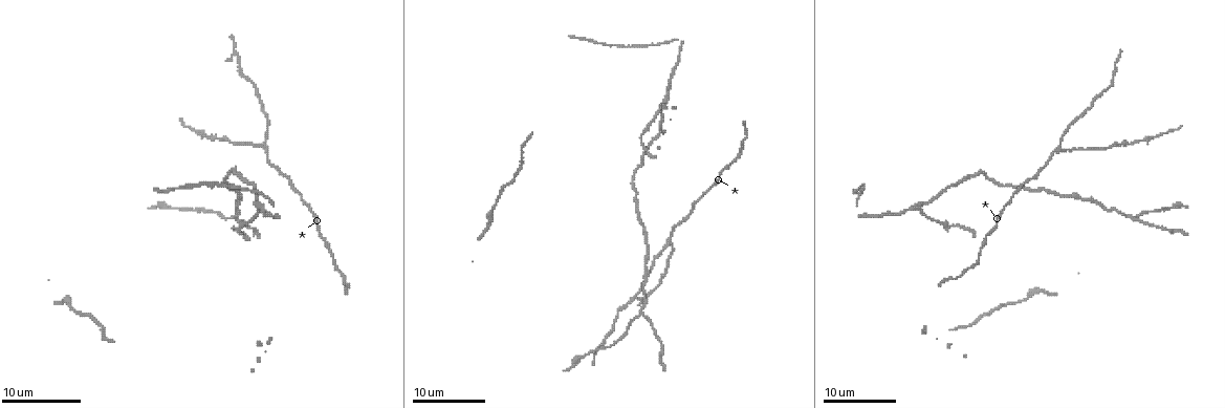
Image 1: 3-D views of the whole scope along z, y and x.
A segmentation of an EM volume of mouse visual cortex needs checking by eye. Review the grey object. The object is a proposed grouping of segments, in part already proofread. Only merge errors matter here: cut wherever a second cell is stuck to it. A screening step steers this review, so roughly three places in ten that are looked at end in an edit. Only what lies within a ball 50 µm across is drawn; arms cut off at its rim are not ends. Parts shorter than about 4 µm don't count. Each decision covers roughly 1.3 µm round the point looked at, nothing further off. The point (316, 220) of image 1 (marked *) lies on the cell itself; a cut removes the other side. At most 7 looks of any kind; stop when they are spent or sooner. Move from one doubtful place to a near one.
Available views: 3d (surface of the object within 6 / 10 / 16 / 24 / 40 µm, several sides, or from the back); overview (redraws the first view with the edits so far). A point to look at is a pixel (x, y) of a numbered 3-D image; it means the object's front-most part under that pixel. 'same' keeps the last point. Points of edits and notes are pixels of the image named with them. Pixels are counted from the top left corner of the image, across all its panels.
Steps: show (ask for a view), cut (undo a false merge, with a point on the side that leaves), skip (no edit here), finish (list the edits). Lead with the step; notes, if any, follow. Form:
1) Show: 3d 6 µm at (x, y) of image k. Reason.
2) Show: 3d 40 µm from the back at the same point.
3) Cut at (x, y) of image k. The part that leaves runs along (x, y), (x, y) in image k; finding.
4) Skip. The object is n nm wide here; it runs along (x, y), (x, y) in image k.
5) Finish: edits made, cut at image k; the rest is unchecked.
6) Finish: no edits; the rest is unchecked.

Show: 3d 10 µm at (919, 211) of image 1.

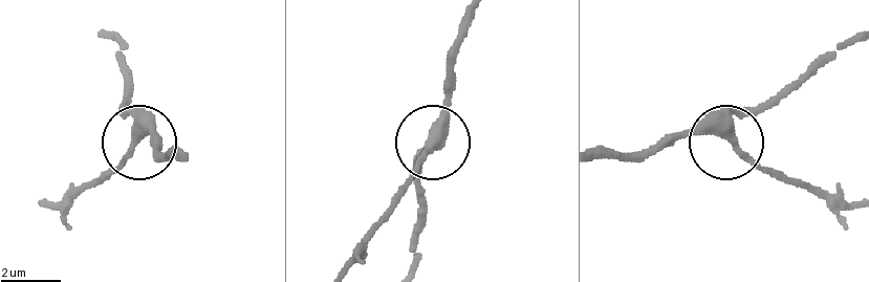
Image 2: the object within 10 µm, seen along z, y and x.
Show: 3d 10 µm from the back at (728, 138) of image 2. Other side.

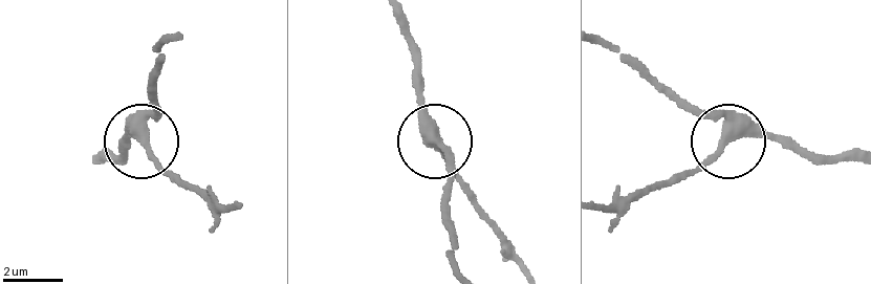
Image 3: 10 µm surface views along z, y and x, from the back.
Skip. One cell here.

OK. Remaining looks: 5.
Show: 3d 6 µm at (668, 241) of image 1. Three-way junction.

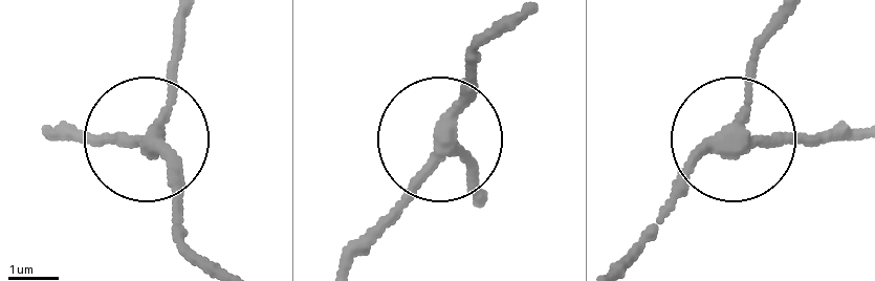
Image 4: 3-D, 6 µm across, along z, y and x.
Skip. The object is 270 nm wide here; it runs along (202, 261), (181, 236), (177, 173), (156, 136), (177, 15) in image 4; continuous, no second cell.

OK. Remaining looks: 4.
Show: 3d 10 µm at (1129, 215) of image 1. Arms part here.

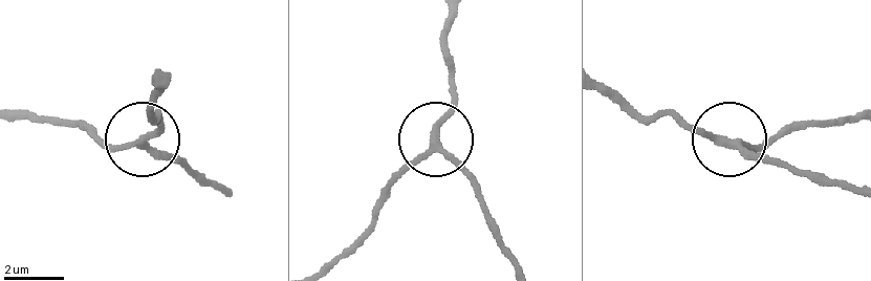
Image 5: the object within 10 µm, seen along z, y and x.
Skip. The side arm is 10 µm long; continuous, no second cell.

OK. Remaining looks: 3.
Finish: no edits; the rest is unchecked.

